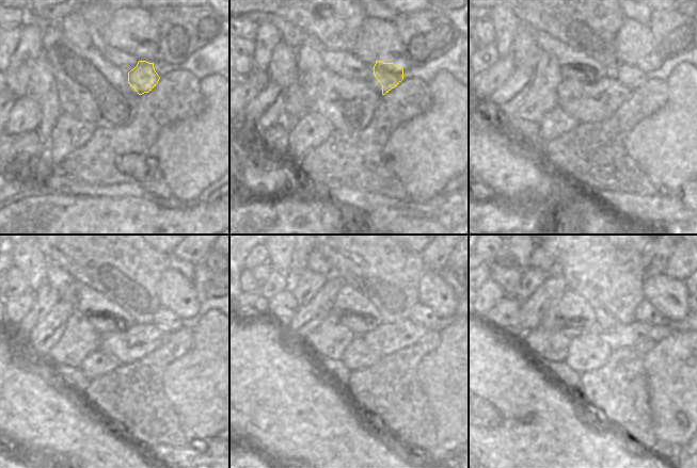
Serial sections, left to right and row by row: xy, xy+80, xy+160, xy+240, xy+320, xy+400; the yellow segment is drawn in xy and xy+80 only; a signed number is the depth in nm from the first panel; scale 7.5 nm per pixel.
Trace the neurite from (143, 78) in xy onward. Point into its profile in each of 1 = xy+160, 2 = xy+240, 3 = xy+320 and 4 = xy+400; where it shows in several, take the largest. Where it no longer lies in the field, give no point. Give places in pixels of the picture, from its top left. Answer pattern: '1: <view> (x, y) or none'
1: xy+160 (632, 78)
2: xy+240 (167, 321)
3: xy+320 (430, 316)
4: xy+400 (669, 316)

